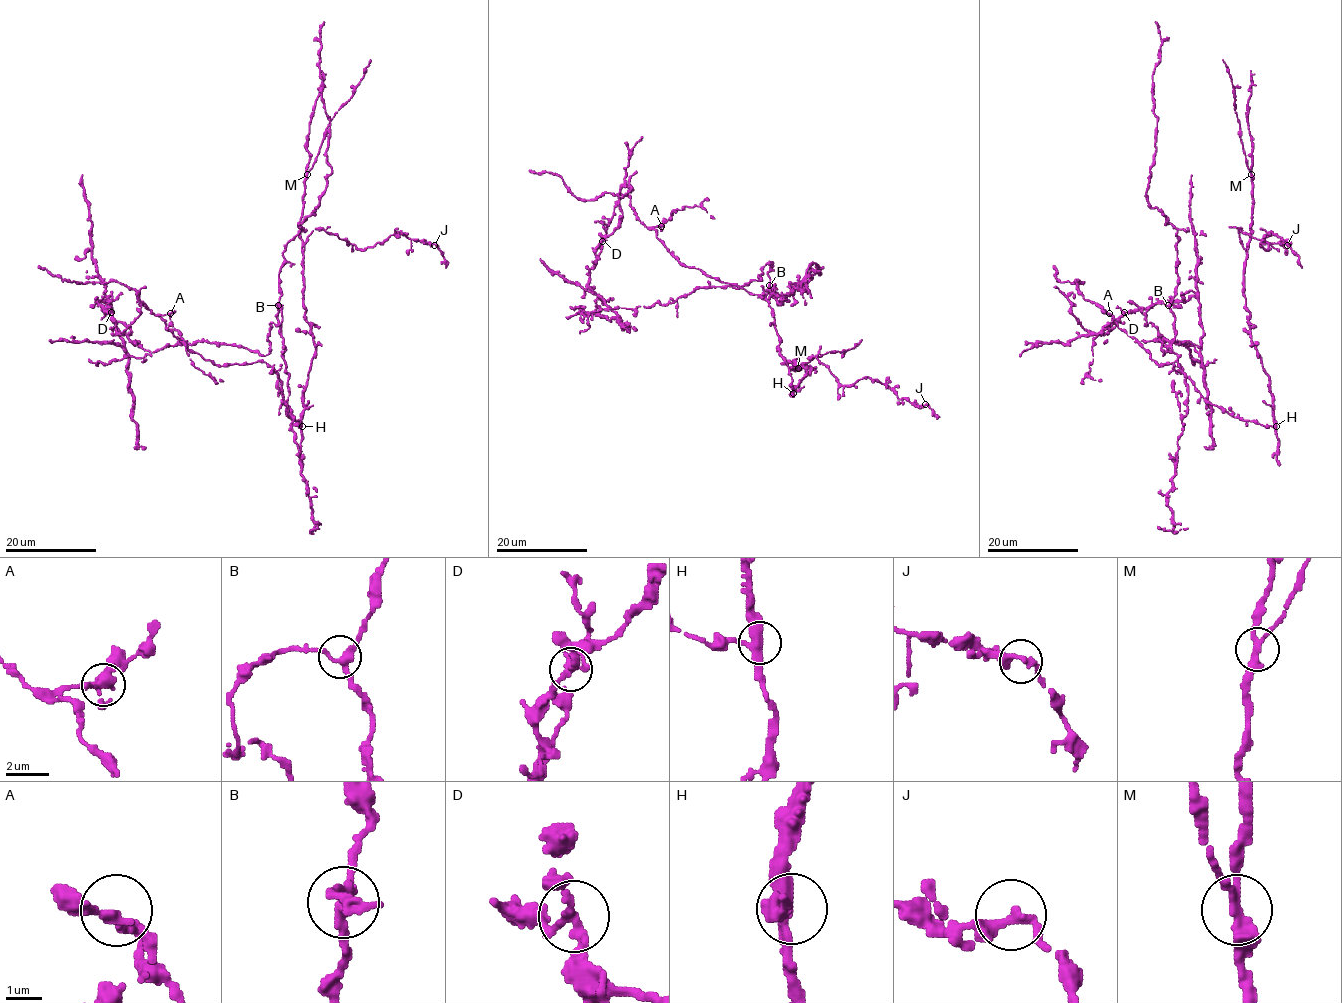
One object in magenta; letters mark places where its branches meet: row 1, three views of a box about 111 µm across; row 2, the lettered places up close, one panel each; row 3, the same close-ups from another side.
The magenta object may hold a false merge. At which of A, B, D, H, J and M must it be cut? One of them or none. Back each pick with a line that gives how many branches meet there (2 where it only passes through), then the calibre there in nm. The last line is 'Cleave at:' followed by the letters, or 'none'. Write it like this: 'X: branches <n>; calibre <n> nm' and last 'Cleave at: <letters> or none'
M: branches 3; calibre 280 nm
Cleave at: M

